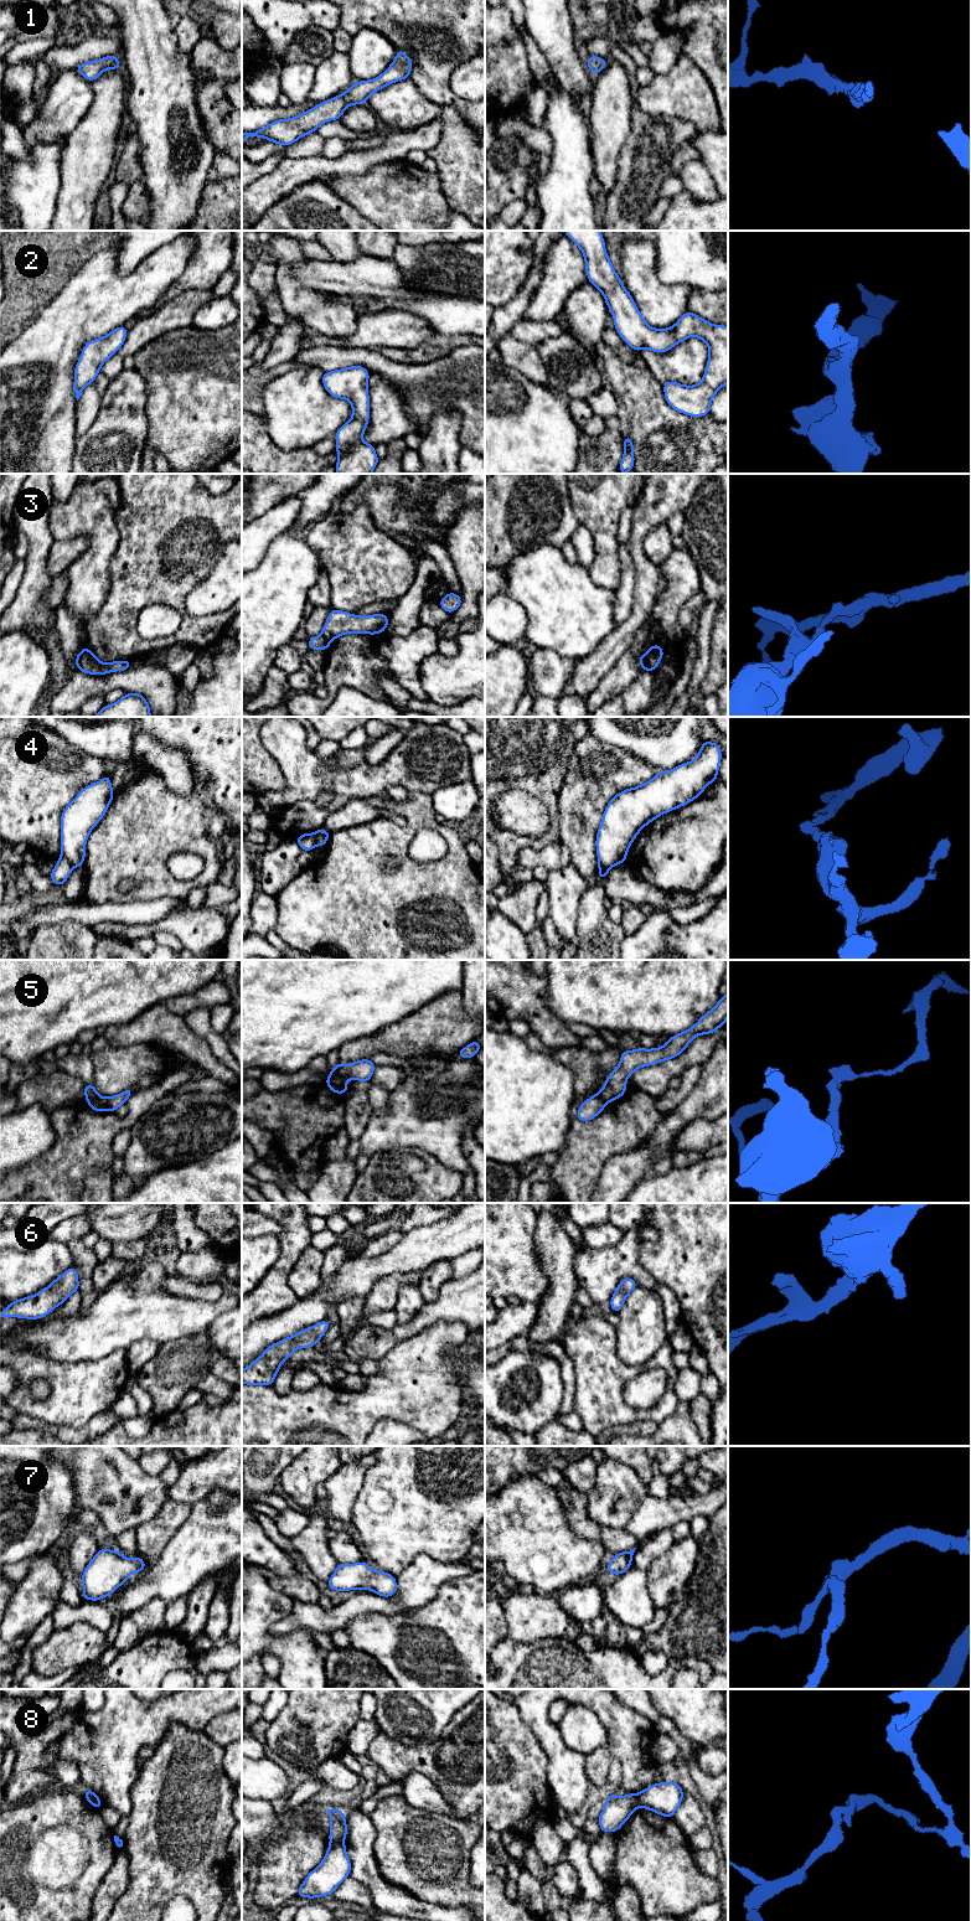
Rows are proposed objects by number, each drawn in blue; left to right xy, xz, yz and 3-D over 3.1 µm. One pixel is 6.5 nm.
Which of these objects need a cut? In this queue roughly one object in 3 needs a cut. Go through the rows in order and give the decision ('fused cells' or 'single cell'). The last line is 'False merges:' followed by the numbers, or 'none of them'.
1: single cell
2: single cell
3: fused cells
4: fused cells
5: fused cells
6: single cell
7: single cell
8: fused cells
False merges: 3, 4, 5, 8

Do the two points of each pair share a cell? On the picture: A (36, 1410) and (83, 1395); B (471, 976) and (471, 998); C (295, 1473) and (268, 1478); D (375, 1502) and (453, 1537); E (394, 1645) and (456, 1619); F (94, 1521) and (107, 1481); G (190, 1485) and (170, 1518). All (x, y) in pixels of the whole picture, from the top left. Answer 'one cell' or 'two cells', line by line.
A: one cell
B: one cell
C: two cells
D: one cell
E: one cell
F: two cells
G: two cells

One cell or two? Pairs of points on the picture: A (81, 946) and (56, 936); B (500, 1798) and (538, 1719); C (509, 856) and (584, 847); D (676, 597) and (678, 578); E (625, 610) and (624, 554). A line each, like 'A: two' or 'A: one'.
A: one
B: two
C: two
D: one
E: one

